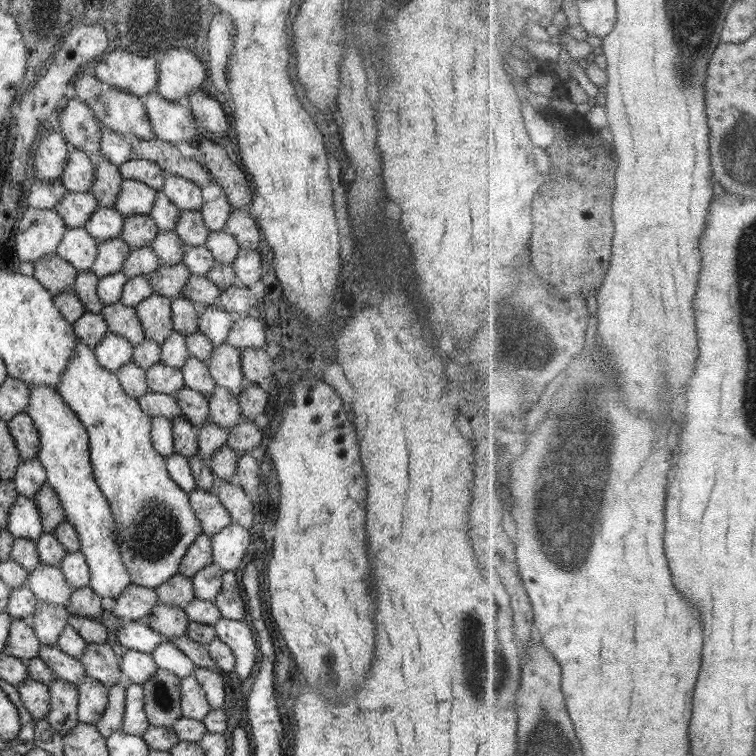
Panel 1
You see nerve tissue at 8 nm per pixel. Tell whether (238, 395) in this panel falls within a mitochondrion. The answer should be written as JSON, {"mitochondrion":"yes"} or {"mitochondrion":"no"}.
{"mitochondrion":"no"}

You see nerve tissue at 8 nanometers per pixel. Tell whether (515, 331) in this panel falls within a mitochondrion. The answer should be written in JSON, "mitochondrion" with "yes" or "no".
{"mitochondrion":"yes"}

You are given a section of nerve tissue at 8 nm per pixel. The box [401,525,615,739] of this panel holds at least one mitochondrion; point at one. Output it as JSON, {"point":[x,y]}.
{"point":[484,674]}

